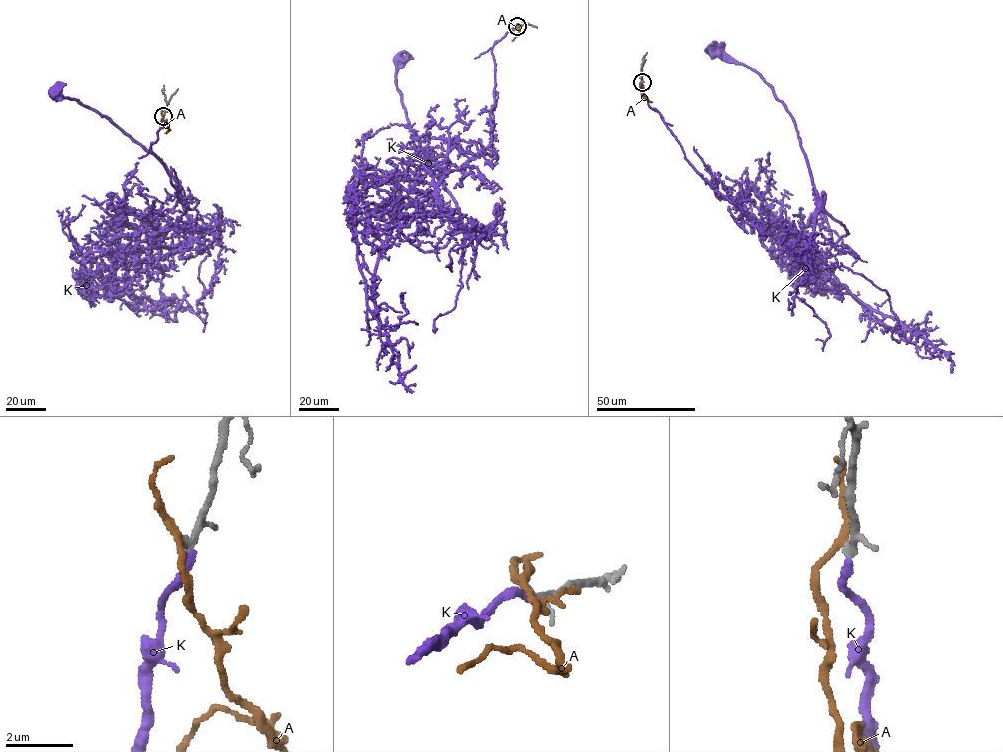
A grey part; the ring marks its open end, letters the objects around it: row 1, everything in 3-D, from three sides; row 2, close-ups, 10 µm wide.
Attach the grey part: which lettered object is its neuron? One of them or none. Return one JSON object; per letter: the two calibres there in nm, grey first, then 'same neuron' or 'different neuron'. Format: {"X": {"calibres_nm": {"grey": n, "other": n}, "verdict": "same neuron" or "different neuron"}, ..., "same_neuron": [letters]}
{"A": {"calibres_nm": {"grey": 190, "other": 190}, "verdict": "different neuron"}, "K": {"calibres_nm": {"grey": 170, "other": 240}, "verdict": "same neuron"}, "same_neuron": ["K"]}

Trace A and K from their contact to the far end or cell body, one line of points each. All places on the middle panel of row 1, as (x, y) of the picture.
A: (517, 25), (518, 34), (512, 40)
K: (517, 26), (491, 51), (490, 143), (438, 186), (460, 231), (456, 202), (406, 117), (400, 59)

